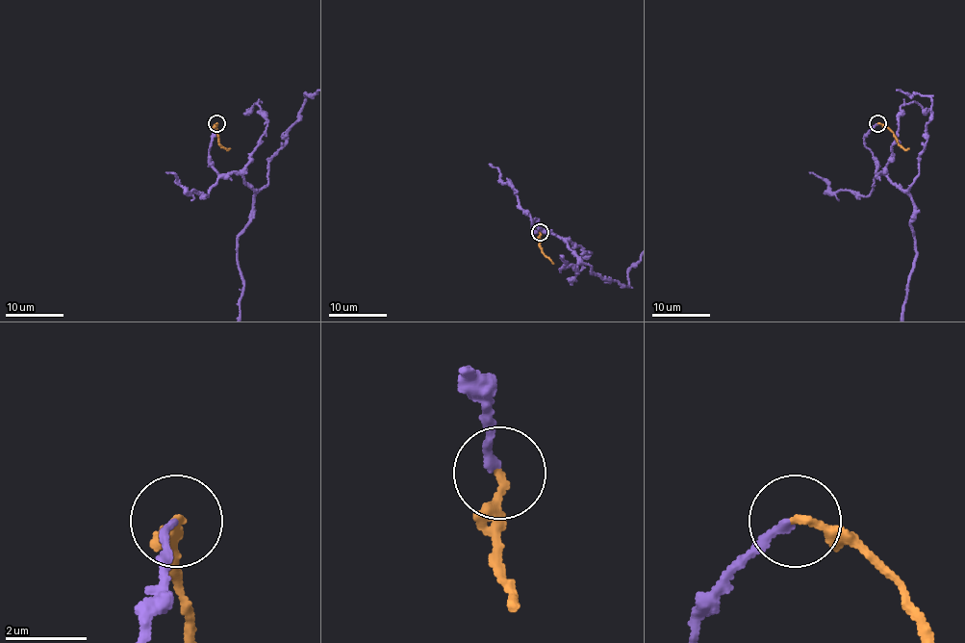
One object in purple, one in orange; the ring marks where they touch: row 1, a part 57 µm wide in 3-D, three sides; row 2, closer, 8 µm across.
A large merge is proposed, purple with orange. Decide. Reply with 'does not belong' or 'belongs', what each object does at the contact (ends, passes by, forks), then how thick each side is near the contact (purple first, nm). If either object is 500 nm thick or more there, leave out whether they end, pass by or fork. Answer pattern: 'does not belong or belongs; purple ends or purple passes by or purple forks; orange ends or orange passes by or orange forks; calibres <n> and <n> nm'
belongs; purple ends; orange ends; calibres 190 and 200 nm

